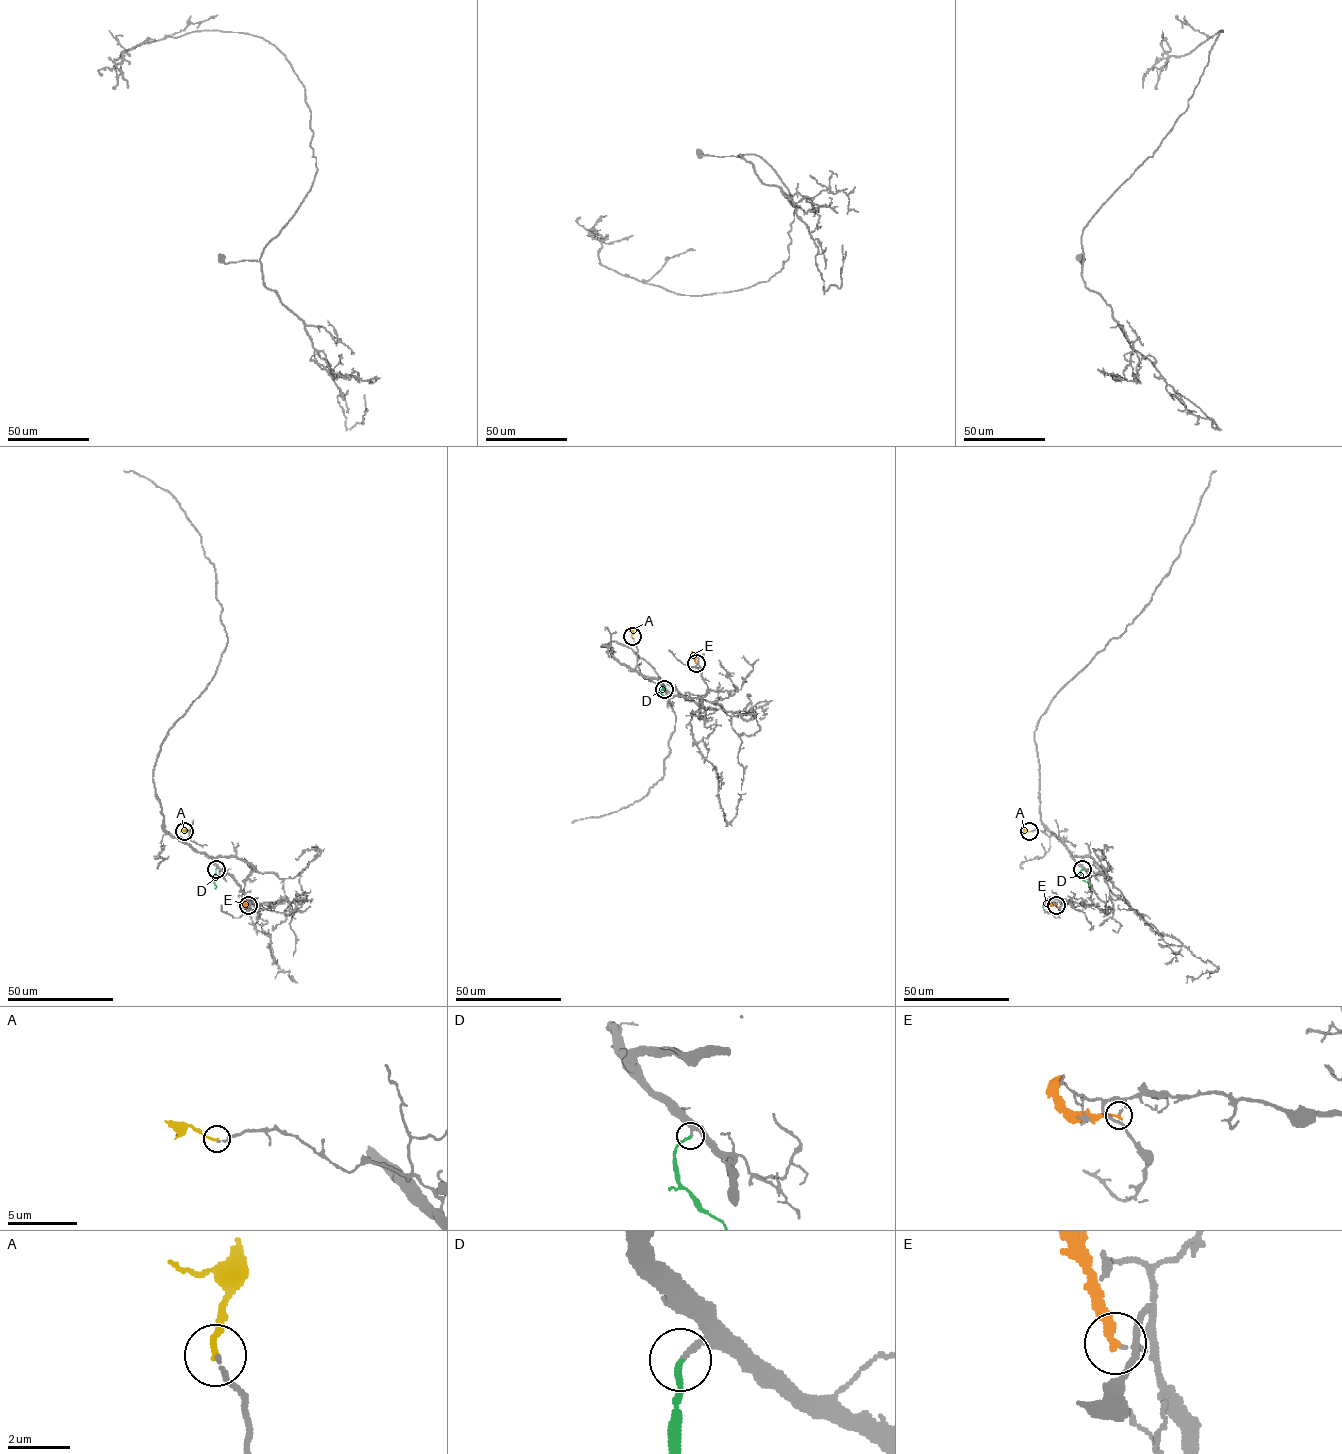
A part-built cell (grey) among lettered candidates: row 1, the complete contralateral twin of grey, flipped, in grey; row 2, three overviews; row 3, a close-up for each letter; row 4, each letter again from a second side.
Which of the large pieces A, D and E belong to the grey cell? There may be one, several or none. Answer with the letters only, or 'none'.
D

